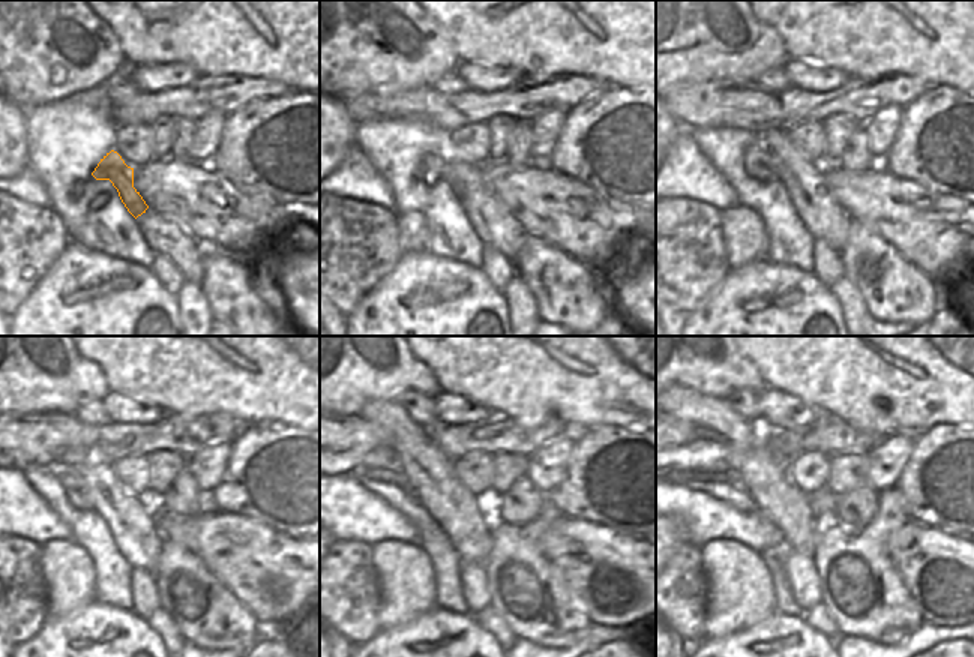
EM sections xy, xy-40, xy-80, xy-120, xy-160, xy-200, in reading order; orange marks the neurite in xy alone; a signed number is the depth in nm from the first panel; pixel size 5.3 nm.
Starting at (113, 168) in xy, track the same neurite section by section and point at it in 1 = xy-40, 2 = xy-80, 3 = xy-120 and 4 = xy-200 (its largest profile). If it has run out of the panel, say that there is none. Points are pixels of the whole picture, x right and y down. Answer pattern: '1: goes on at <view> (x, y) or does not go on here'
1: goes on at xy-40 (431, 167)
2: goes on at xy-80 (757, 164)
3: goes on at xy-120 (74, 486)
4: goes on at xy-200 (709, 476)

